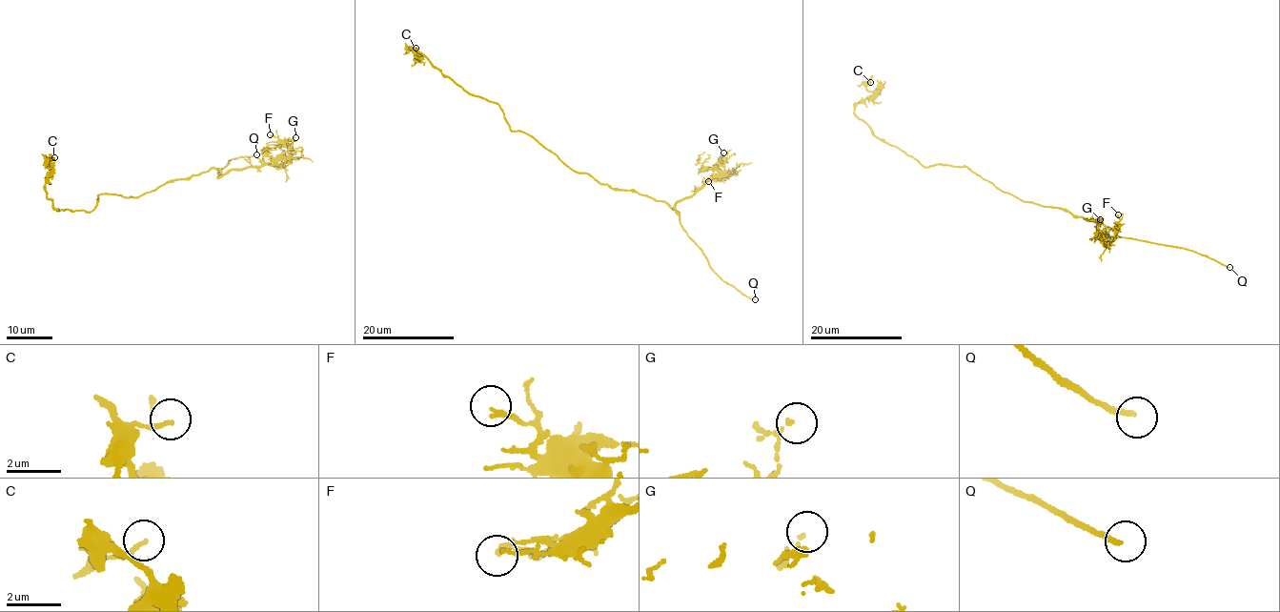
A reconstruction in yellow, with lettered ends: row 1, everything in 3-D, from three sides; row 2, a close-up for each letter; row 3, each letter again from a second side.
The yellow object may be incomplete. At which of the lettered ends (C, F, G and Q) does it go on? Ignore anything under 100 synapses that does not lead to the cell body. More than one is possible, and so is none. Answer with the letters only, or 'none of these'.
Q

